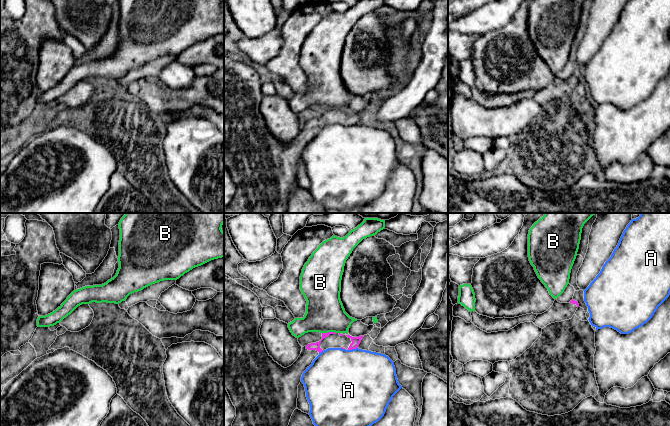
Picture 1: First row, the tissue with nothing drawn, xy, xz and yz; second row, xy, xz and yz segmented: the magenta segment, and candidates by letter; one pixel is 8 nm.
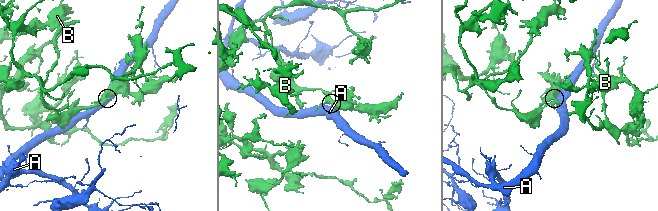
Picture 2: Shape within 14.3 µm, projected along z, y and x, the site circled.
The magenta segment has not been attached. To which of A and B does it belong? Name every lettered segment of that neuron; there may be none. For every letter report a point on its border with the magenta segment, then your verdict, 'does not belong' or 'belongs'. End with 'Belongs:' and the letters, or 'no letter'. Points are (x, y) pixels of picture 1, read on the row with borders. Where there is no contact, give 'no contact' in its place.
A: xz (352, 348) | does not belong
B: xz (328, 332) | does not belong
Belongs: no letter

